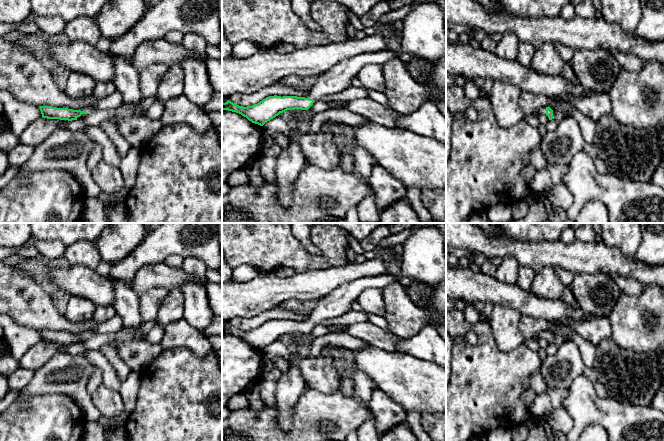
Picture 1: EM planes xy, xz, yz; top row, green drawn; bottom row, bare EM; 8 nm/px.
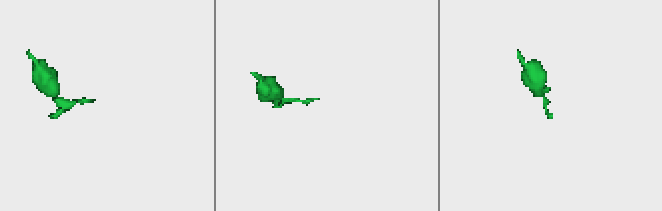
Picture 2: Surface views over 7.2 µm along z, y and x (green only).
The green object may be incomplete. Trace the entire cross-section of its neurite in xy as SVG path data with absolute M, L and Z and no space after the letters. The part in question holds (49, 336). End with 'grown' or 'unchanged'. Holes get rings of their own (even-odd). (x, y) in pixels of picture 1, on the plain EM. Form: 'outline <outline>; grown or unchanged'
outline M40 330L39 332L42 338L42 342L68 345L77 344L77 342L80 341L82 338L92 338L98 335L93 330L85 332L84 335L68 332L56 332L52 330Z; grown

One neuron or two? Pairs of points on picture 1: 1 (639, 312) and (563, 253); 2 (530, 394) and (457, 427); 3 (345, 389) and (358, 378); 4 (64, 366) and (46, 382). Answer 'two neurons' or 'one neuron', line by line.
1: two neurons
2: two neurons
3: two neurons
4: one neuron

